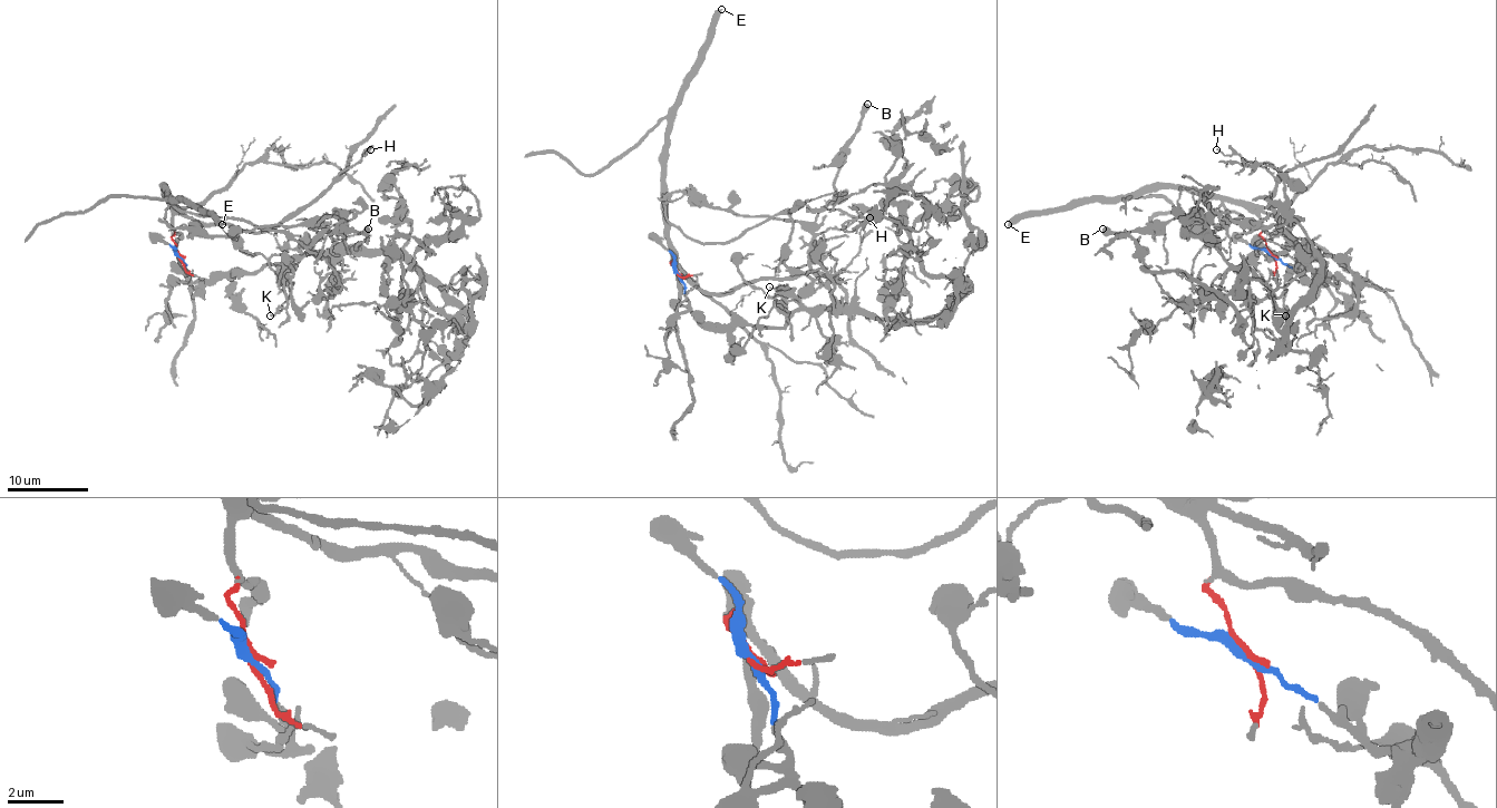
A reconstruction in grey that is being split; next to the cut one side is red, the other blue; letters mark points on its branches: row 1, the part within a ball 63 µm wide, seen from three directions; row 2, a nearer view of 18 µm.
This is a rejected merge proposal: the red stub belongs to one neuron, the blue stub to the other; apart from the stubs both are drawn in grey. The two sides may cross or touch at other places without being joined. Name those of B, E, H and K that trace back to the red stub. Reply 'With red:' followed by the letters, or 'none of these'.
With red: E, H

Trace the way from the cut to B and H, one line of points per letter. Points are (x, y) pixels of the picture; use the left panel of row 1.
B: (178, 254), (188, 276), (202, 283), (282, 264), (324, 229), (310, 224), (332, 214), (347, 229), (367, 229)
H: (178, 254), (172, 239), (176, 212), (211, 224), (233, 224), (241, 230), (275, 229), (304, 210), (369, 148)

